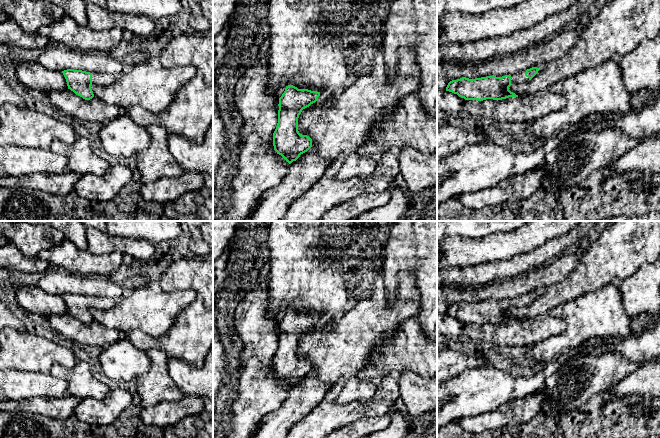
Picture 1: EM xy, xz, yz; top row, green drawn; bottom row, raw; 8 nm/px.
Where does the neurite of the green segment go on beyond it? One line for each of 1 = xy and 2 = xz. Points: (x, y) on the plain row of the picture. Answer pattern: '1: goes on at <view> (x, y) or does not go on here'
1: goes on at xy (103, 303)
2: does not go on here

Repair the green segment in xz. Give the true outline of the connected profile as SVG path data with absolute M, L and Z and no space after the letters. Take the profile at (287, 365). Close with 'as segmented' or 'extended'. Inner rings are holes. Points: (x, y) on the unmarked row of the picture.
M288 309L279 322L278 347L273 357L273 370L289 388L312 371L312 363L298 355L298 342L302 334L315 327L320 316L298 313Z; as segmented

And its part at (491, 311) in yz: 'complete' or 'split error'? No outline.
split error

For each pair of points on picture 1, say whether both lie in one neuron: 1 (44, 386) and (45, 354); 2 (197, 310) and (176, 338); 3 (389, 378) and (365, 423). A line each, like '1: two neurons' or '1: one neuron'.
1: two neurons
2: one neuron
3: two neurons

